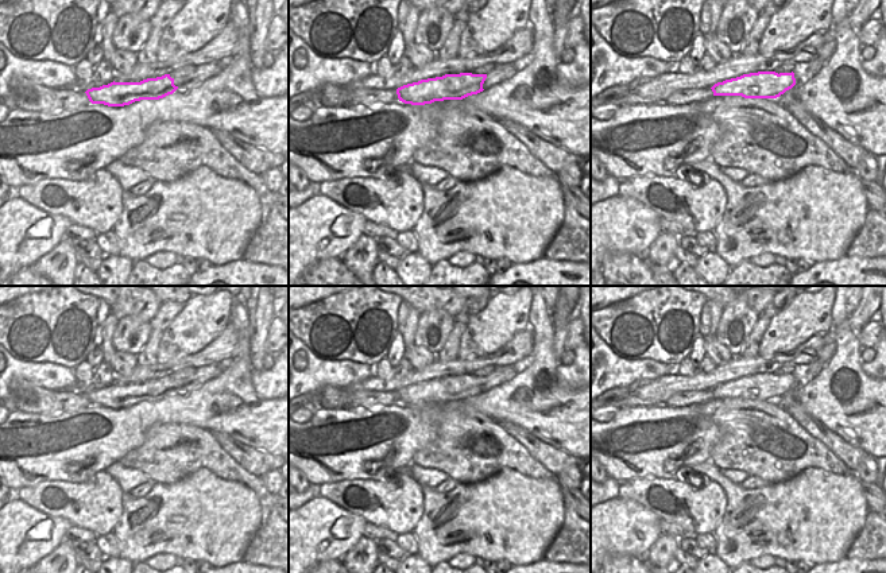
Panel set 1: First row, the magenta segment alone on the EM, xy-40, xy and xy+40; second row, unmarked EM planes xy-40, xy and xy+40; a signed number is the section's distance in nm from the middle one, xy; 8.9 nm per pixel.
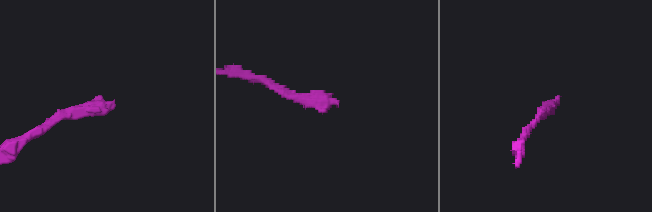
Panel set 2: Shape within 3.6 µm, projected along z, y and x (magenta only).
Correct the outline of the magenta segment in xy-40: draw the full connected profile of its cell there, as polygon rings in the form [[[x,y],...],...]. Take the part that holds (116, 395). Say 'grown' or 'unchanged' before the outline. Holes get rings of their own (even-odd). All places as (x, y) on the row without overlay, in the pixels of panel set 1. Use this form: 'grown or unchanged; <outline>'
unchanged; [[[165,376],[156,380],[147,380],[140,384],[111,384],[100,390],[88,391],[85,395],[92,406],[108,409],[124,409],[140,402],[159,402],[173,396],[178,388],[174,380]]]

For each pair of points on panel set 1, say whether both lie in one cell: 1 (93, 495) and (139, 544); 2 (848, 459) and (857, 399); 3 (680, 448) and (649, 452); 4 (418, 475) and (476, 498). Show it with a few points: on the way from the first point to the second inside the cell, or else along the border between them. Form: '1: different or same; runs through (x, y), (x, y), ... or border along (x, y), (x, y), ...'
1: different; border along (124, 494), (120, 518), (111, 531)
2: different; border along (824, 426), (869, 455)
3: same; runs through (672, 448), (657, 450)
4: different; border along (422, 484), (433, 488)

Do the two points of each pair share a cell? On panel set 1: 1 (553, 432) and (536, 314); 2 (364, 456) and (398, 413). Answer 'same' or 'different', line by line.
1: same
2: same

